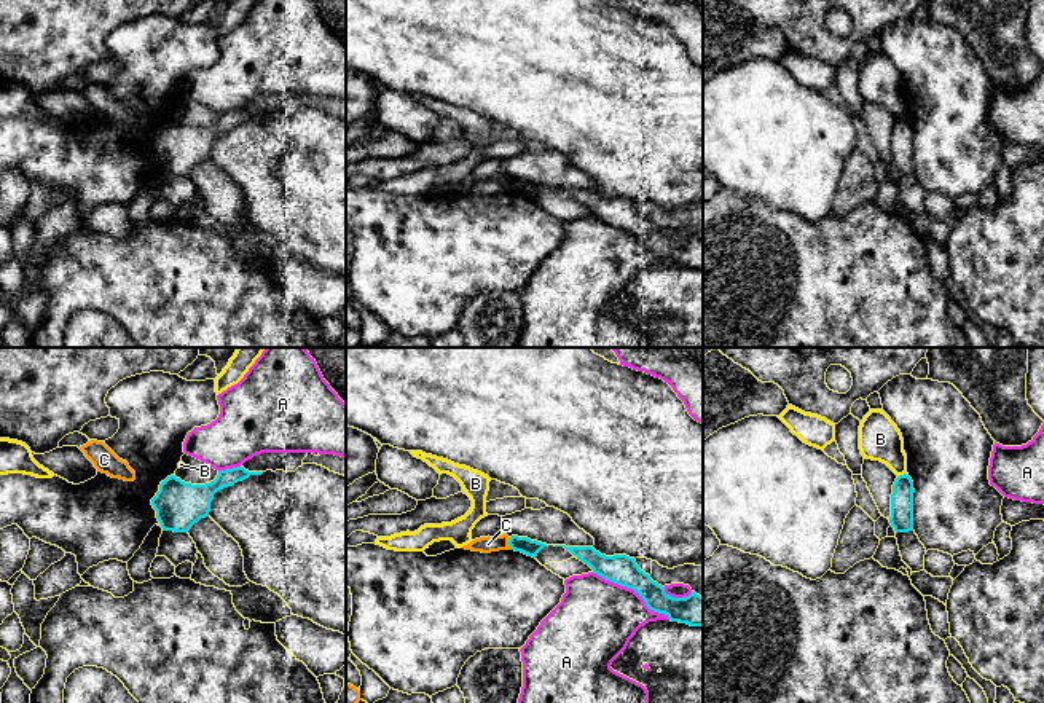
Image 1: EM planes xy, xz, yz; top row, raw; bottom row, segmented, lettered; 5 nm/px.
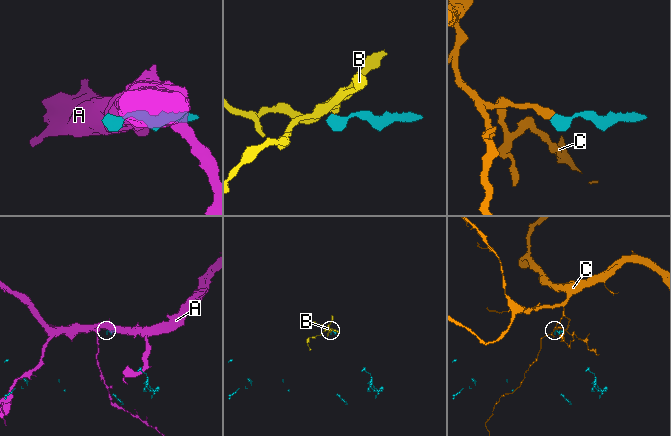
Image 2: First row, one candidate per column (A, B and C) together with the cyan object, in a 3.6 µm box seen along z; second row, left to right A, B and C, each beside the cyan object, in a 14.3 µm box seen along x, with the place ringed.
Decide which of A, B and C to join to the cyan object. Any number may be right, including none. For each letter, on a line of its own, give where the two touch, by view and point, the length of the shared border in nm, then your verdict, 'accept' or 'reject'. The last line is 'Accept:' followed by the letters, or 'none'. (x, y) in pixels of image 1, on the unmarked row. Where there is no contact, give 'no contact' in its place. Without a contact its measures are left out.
A: meets cyan in xz at (633, 231); contact 460 nm long; reject
B: meets cyan in yz at (901, 118); contact 50 nm long; reject
C: meets cyan in xz at (509, 187); contact 60 nm long; reject
Accept: none

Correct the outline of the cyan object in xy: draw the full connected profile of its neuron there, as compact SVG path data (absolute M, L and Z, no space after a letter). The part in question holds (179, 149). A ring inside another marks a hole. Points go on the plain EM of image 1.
M244 110L220 113L217 121L206 128L185 126L175 118L167 120L159 128L159 134L151 142L156 161L163 174L188 175L201 161L209 159L214 137L223 131L233 129L250 118L263 115L249 115Z

